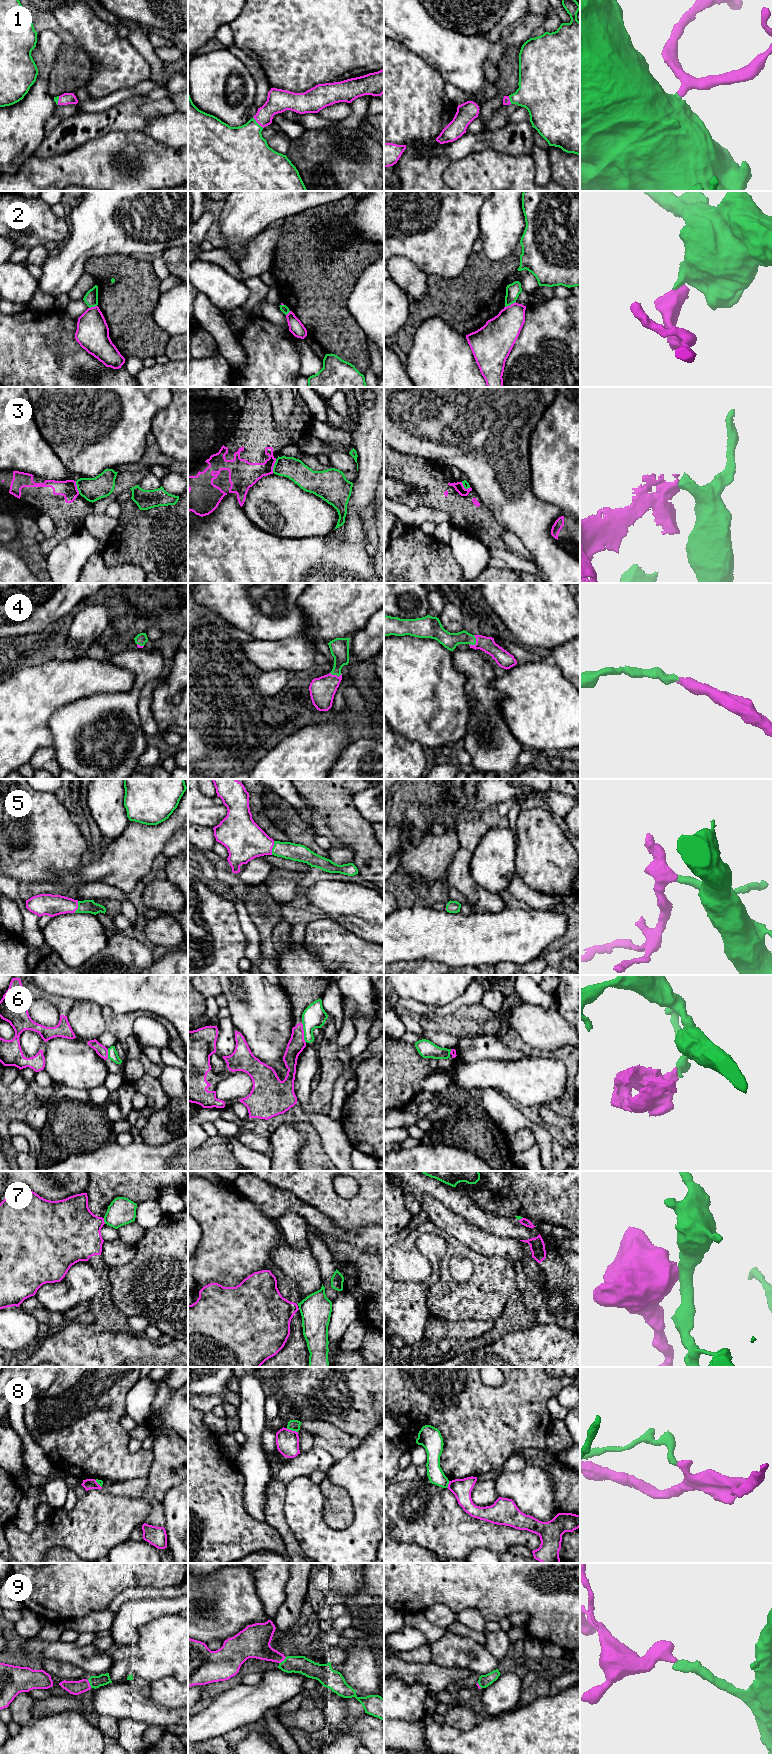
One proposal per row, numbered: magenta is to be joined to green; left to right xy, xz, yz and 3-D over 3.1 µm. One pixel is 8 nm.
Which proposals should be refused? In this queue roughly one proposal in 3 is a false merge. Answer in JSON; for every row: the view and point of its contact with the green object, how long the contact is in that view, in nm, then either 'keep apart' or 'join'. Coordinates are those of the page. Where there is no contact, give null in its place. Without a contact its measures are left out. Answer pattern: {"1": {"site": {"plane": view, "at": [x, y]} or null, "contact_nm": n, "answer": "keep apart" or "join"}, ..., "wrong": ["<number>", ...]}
{"1": {"site": {"plane": "xz", "at": [257, 123]}, "contact_nm": 120, "answer": "join"}, "2": {"site": {"plane": "yz", "at": [510, 304]}, "contact_nm": 100, "answer": "keep apart"}, "3": {"site": {"plane": "xz", "at": [274, 466]}, "contact_nm": 120, "answer": "keep apart"}, "4": {"site": {"plane": "yz", "at": [475, 642]}, "contact_nm": 100, "answer": "join"}, "5": {"site": {"plane": "xz", "at": [272, 848]}, "contact_nm": 110, "answer": "join"}, "6": {"site": {"plane": "xz", "at": [304, 1033]}, "contact_nm": 160, "answer": "keep apart"}, "7": {"site": {"plane": "xy", "at": [104, 1221]}, "contact_nm": 50, "answer": "keep apart"}, "8": {"site": {"plane": "xz", "at": [292, 1430]}, "contact_nm": 100, "answer": "keep apart"}, "9": {"site": {"plane": "xz", "at": [282, 1661]}, "contact_nm": 80, "answer": "join"}, "wrong": ["2", "3", "6", "7", "8"]}

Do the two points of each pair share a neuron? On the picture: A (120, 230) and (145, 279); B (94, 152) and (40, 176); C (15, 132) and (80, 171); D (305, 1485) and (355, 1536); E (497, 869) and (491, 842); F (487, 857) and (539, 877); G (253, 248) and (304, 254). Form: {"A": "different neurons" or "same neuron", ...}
{"A": "different neurons", "B": "same neuron", "C": "different neurons", "D": "same neuron", "E": "same neuron", "F": "different neurons", "G": "different neurons"}

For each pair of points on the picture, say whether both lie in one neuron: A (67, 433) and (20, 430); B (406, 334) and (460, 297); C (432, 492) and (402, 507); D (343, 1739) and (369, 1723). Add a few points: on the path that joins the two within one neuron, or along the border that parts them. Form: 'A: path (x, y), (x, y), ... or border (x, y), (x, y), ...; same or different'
A: border (35, 421), (40, 434), (53, 450); different
B: path (416, 320), (431, 305), (441, 299), (446, 299); same
C: border (422, 503), (432, 509), (444, 512); different
D: border (335, 1729), (356, 1734), (361, 1743); different

